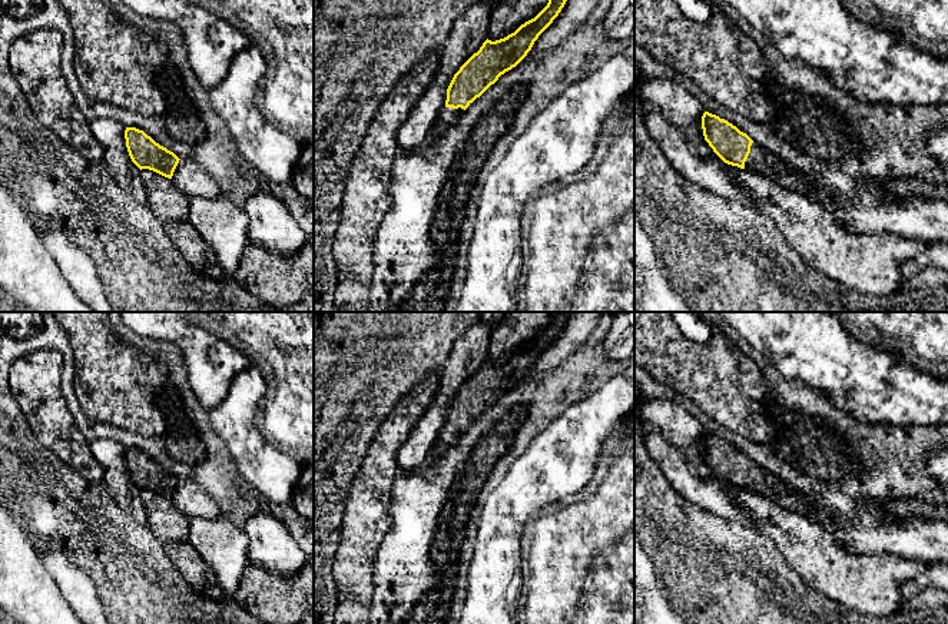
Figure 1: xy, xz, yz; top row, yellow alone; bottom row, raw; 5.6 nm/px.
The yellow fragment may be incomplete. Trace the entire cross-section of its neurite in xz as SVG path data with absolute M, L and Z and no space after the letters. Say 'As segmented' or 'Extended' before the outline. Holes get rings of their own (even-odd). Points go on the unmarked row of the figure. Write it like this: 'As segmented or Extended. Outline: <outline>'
Extended. Outline: M569 313L553 315L547 326L531 341L521 345L504 359L485 361L454 395L447 421L431 448L431 455L440 457L454 447L464 431L480 418L501 395L516 388L531 371L538 356L553 343L564 328Z

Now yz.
Extended. Outline: M705 432L702 449L705 461L725 484L760 495L790 511L809 515L821 524L825 522L826 517L813 499L780 479L778 474L753 462L727 441Z

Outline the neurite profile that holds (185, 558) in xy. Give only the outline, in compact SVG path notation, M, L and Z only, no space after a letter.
M188 541L165 544L163 547L172 565L196 594L211 600L223 600L226 597L212 568Z

